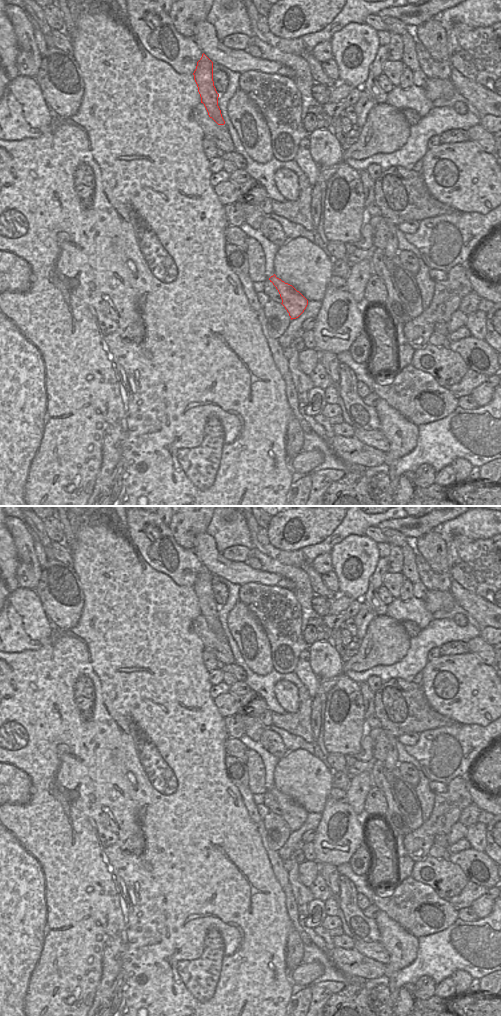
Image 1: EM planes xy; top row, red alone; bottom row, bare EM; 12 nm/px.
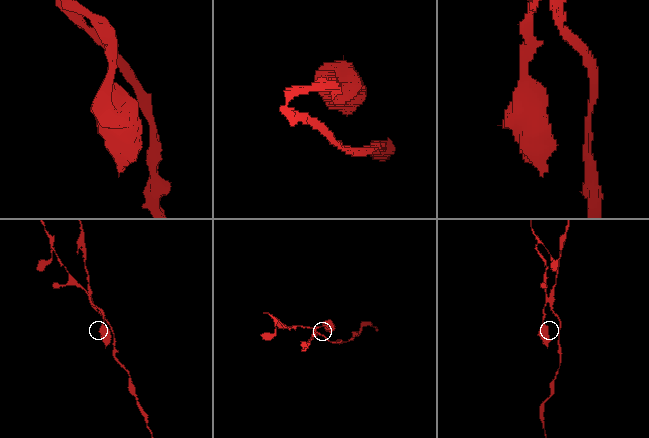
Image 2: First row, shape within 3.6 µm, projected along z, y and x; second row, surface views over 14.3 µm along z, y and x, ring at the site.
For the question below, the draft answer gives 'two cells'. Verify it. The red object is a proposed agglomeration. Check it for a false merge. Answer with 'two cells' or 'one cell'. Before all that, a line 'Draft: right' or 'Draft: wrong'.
Draft: right
two cells

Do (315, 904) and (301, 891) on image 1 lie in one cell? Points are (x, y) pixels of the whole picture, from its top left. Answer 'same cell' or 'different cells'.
different cells

